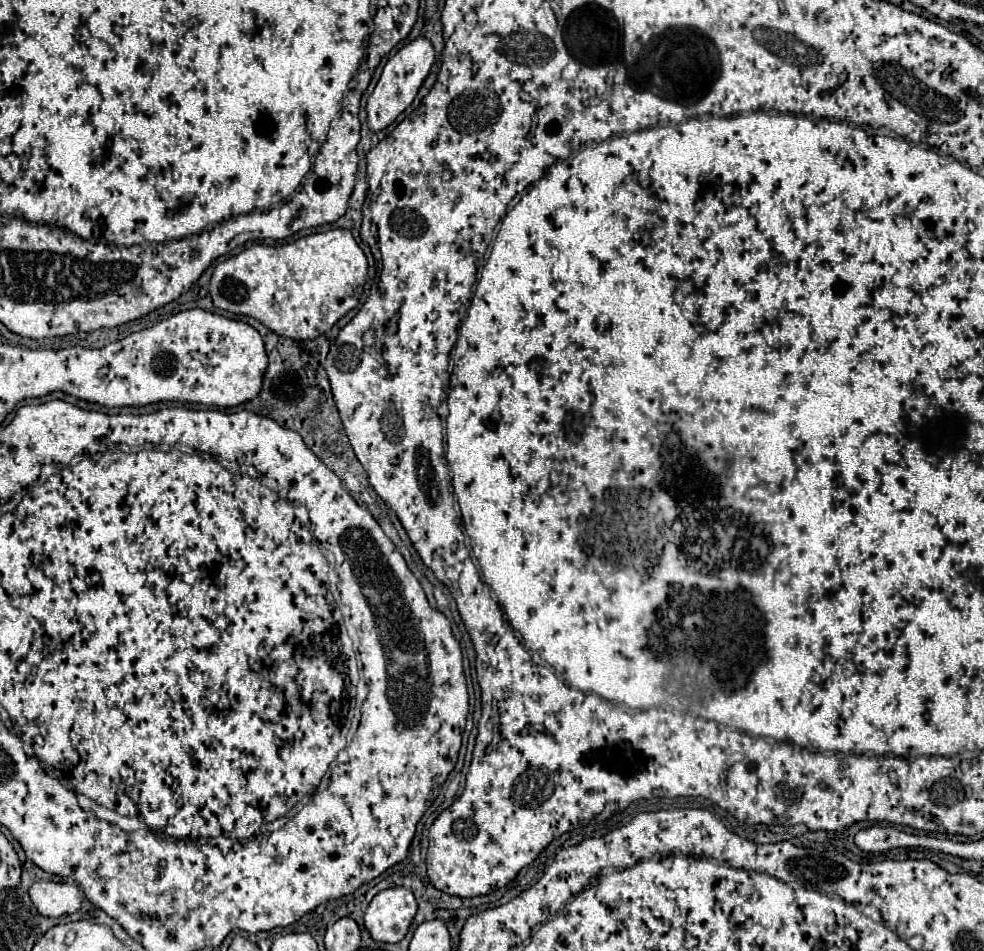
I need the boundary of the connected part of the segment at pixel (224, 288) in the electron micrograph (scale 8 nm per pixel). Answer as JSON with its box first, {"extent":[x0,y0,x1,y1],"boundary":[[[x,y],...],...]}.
{"extent":[209,228,365,340],"boundary":[[[335,228],[281,246],[253,244],[245,248],[213,270],[209,294],[221,310],[253,316],[293,340],[313,340],[359,304],[365,280],[365,252],[349,230]]]}

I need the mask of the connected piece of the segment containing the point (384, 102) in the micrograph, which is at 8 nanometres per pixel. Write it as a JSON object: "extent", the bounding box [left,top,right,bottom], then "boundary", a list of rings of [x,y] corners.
{"extent":[367,38,435,132],"boundary":[[[415,38],[413,42],[407,42],[393,58],[387,60],[381,78],[379,78],[373,94],[367,100],[367,124],[373,132],[379,132],[379,130],[387,128],[391,122],[395,122],[395,118],[413,102],[413,98],[417,96],[419,86],[427,78],[433,62],[435,62],[435,50],[427,38]]]}

